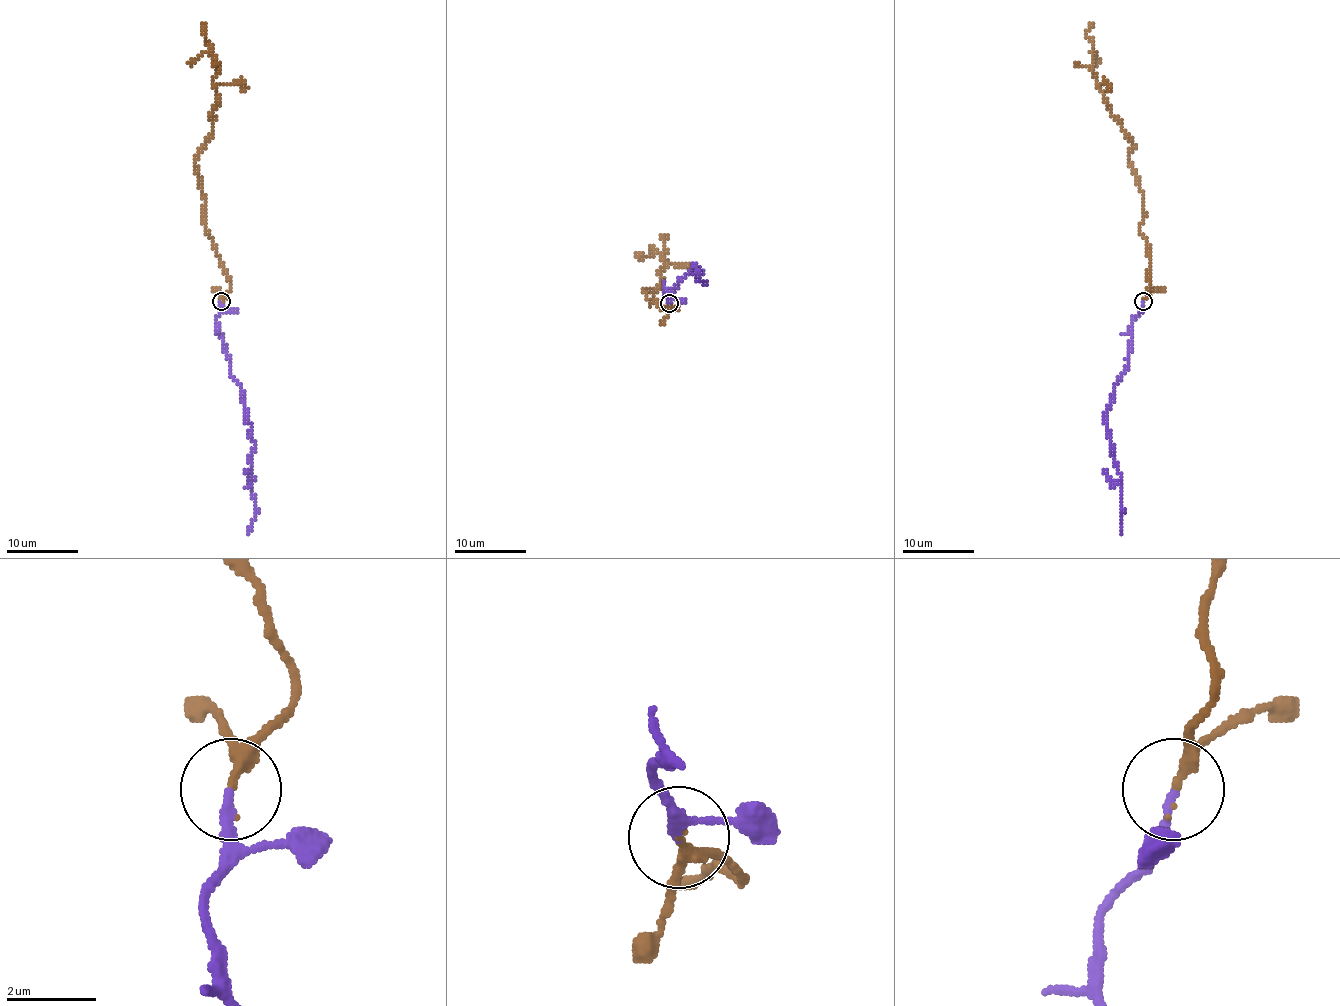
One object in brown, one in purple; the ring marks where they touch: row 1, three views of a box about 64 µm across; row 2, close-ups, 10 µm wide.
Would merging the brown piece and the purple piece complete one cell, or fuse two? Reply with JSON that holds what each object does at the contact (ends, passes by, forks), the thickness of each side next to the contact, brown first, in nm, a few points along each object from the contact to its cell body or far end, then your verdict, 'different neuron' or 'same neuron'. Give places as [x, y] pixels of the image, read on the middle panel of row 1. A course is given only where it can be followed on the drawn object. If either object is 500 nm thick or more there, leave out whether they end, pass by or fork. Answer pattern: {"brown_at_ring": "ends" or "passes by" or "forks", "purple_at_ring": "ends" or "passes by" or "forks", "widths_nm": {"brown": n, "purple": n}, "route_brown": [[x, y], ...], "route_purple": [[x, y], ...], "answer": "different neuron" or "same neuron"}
{"brown_at_ring": "passes by", "purple_at_ring": "ends", "widths_nm": {"brown": 190, "purple": 200}, "route_brown": [[668, 304], [645, 296], [665, 266], [665, 253], [652, 252]], "route_purple": [[668, 304], [665, 291], [677, 287], [695, 266], [702, 271], [699, 273], [699, 280], [702, 282], [697, 280]], "answer": "same neuron"}

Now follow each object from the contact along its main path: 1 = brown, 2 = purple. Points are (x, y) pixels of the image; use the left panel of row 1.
1: (220, 301), (231, 281), (206, 231), (197, 174), (197, 154), (213, 126), (217, 102), (217, 72), (204, 22)
2: (220, 301), (217, 326), (254, 442), (251, 462), (254, 521), (249, 535)

